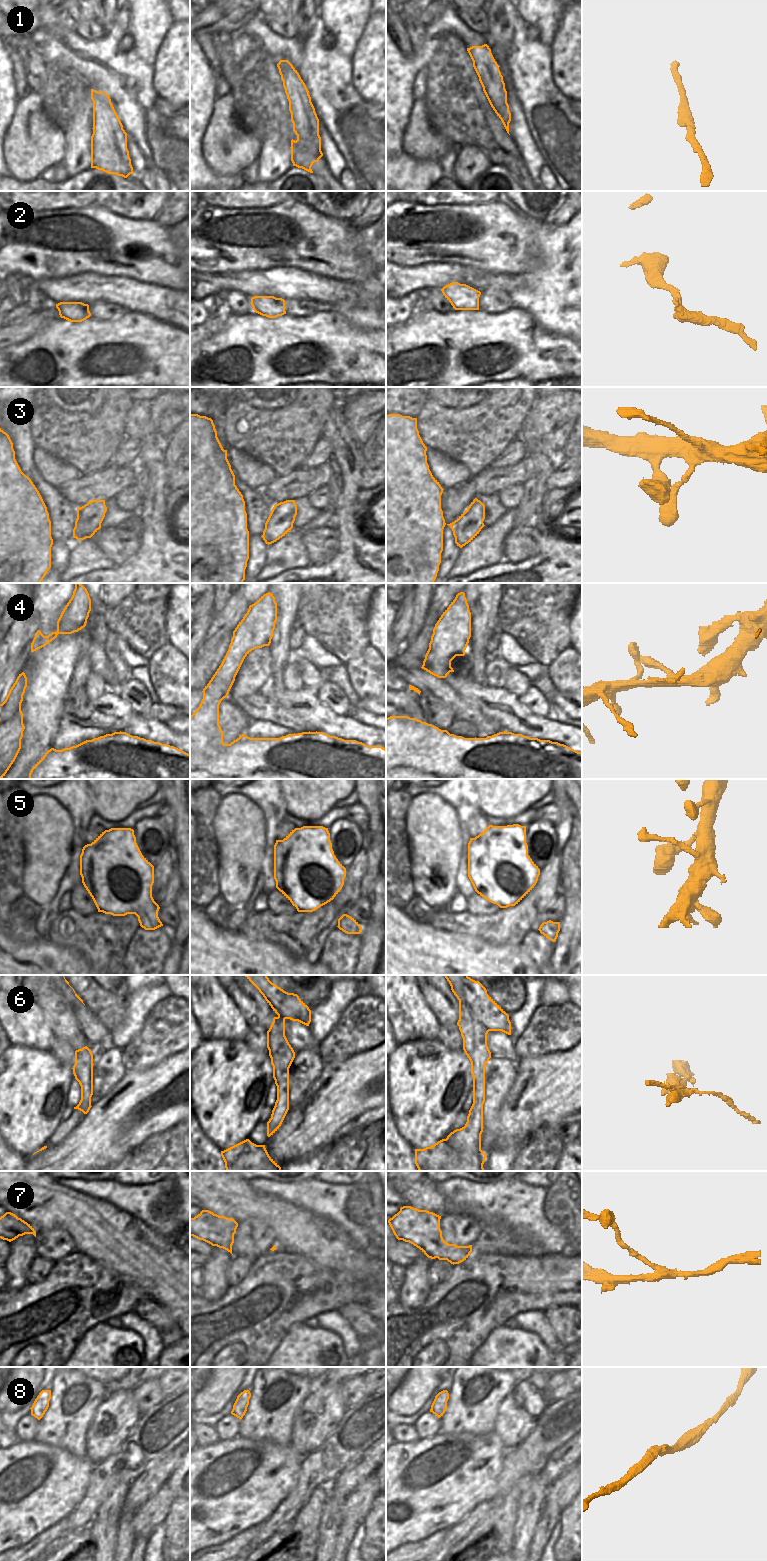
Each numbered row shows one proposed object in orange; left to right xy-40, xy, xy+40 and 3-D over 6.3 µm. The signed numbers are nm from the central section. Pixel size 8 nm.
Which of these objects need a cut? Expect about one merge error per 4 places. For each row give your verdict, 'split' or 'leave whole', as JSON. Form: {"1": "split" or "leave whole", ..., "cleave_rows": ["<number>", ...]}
{"1": "leave whole", "2": "leave whole", "3": "leave whole", "4": "leave whole", "5": "leave whole", "6": "split", "7": "split", "8": "leave whole", "cleave_rows": ["6", "7"]}

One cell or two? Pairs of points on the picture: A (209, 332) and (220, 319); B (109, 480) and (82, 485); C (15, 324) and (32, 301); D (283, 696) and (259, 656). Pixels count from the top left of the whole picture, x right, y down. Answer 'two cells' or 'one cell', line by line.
A: one cell
B: one cell
C: two cells
D: two cells

